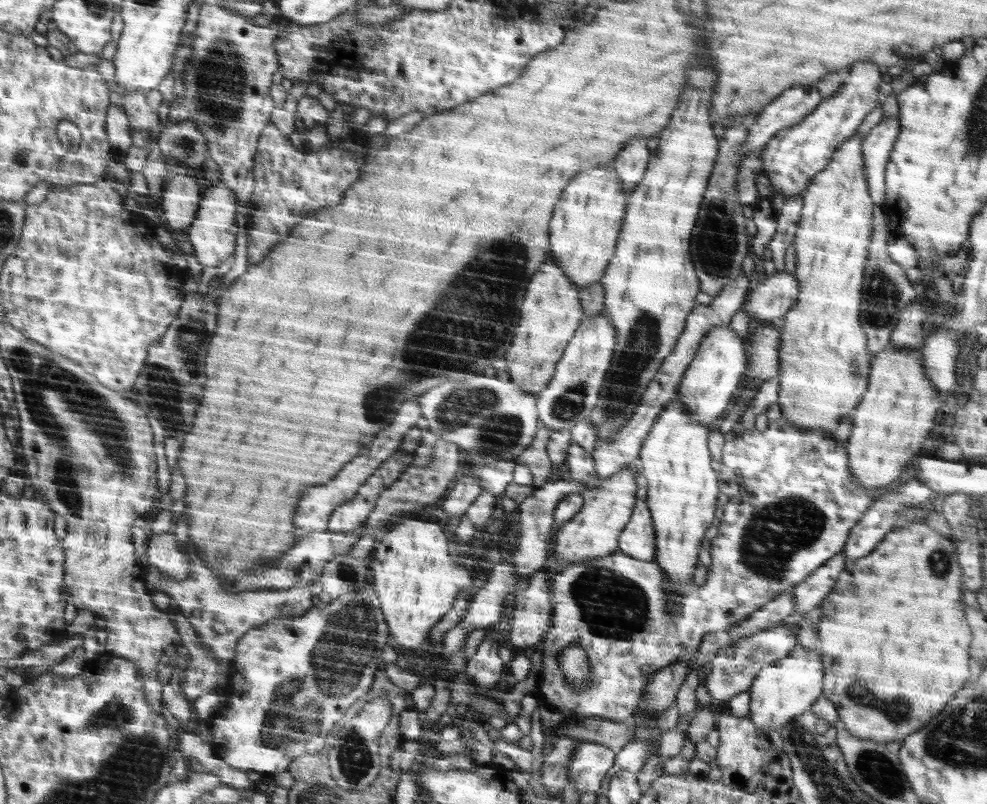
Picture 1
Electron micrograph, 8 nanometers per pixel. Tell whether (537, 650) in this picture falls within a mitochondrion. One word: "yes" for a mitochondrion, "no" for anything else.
no

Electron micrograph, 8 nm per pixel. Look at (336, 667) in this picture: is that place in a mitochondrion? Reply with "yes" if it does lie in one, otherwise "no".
yes

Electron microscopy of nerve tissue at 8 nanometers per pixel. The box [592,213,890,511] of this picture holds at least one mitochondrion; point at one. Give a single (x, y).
(643, 345)

